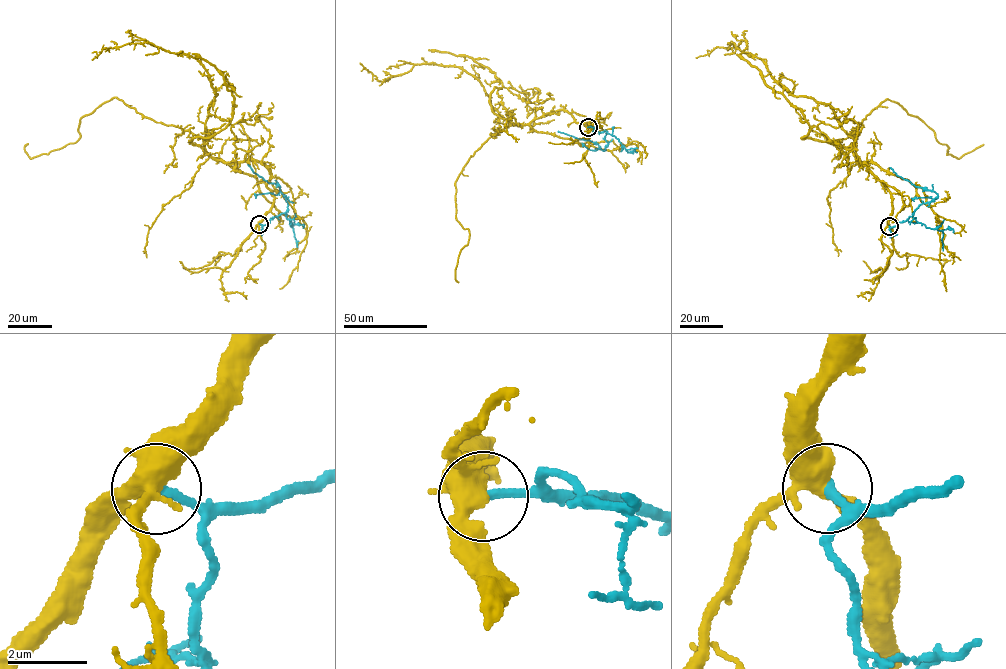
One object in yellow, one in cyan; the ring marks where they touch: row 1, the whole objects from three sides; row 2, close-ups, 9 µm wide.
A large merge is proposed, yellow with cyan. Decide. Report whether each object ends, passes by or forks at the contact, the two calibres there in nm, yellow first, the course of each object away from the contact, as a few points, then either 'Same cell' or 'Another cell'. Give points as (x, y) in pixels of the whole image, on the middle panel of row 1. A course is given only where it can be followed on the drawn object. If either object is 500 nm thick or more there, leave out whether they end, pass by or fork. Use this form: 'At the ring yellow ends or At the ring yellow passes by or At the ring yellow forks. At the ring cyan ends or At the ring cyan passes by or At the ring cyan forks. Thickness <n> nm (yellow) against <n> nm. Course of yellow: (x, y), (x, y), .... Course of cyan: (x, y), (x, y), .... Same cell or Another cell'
At the ring yellow forks. At the ring cyan ends. Thickness 440 nm (yellow) against 240 nm. Course of yellow: (588, 127), (562, 110), (510, 125), (478, 80), (459, 67), (417, 64), (381, 82), (360, 63). Course of cyan: (588, 127), (595, 127), (599, 133), (606, 131), (607, 146), (604, 150), (591, 141), (558, 131). Another cell

